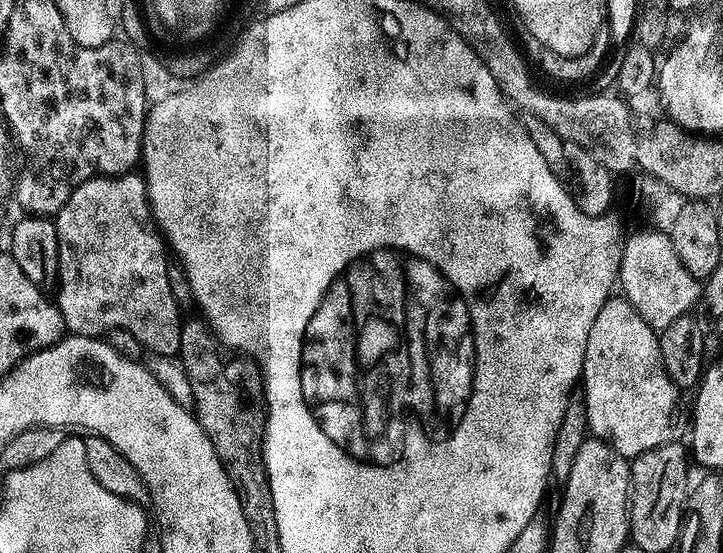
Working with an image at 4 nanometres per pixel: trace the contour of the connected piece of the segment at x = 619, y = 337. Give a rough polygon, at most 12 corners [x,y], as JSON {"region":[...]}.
{"region":[[623,295],[584,359],[588,431],[635,458],[676,436],[660,338]]}

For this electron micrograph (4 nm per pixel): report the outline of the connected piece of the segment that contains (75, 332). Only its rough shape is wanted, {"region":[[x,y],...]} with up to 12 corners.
{"region":[[139,171],[54,219],[73,336],[180,351],[181,301]]}

